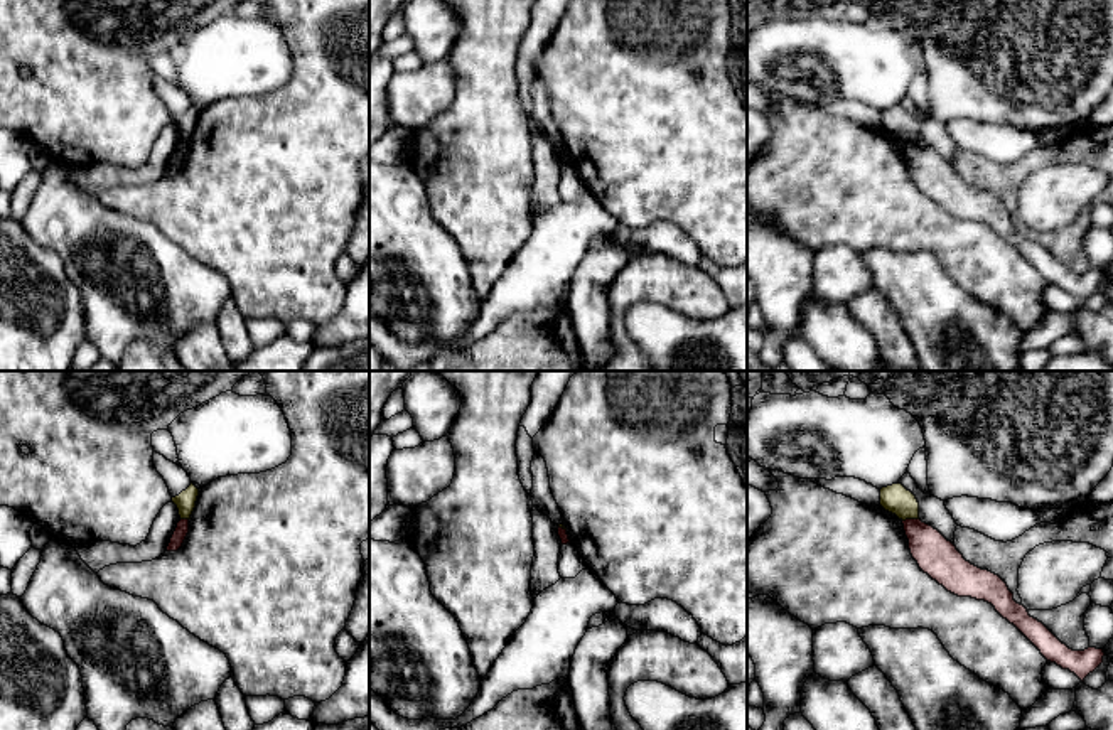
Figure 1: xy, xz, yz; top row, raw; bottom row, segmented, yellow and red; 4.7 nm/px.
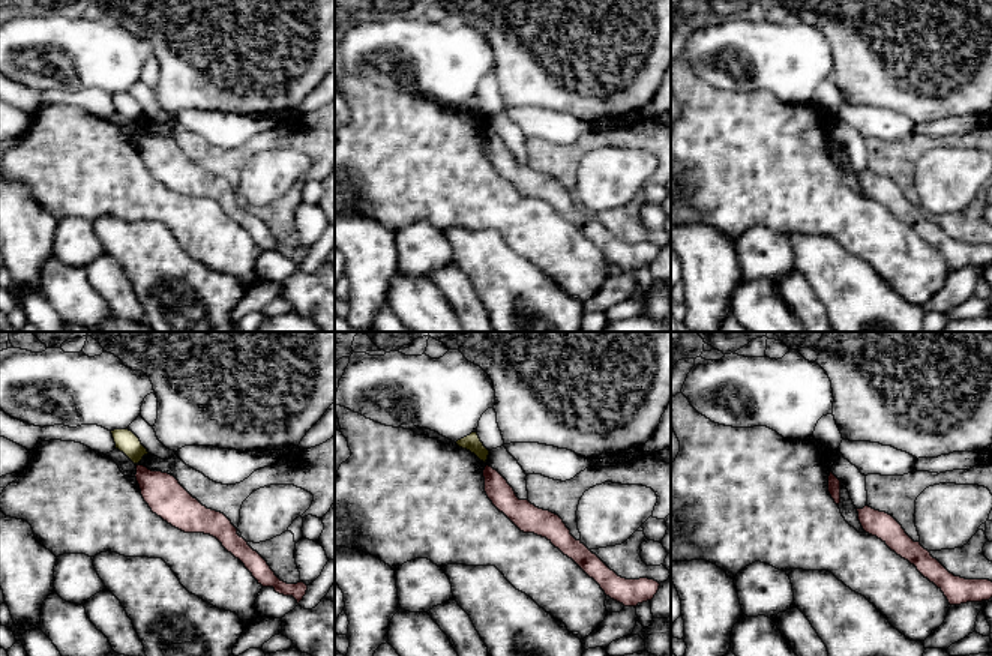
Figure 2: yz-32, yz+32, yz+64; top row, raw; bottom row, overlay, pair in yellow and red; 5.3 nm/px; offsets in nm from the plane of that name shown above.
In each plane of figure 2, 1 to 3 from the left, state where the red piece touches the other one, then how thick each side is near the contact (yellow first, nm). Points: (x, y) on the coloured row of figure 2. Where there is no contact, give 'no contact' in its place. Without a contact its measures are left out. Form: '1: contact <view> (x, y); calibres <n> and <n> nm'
1: no contact
2: no contact
3: no contact

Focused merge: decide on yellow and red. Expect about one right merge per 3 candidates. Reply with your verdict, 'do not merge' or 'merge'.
do not merge

